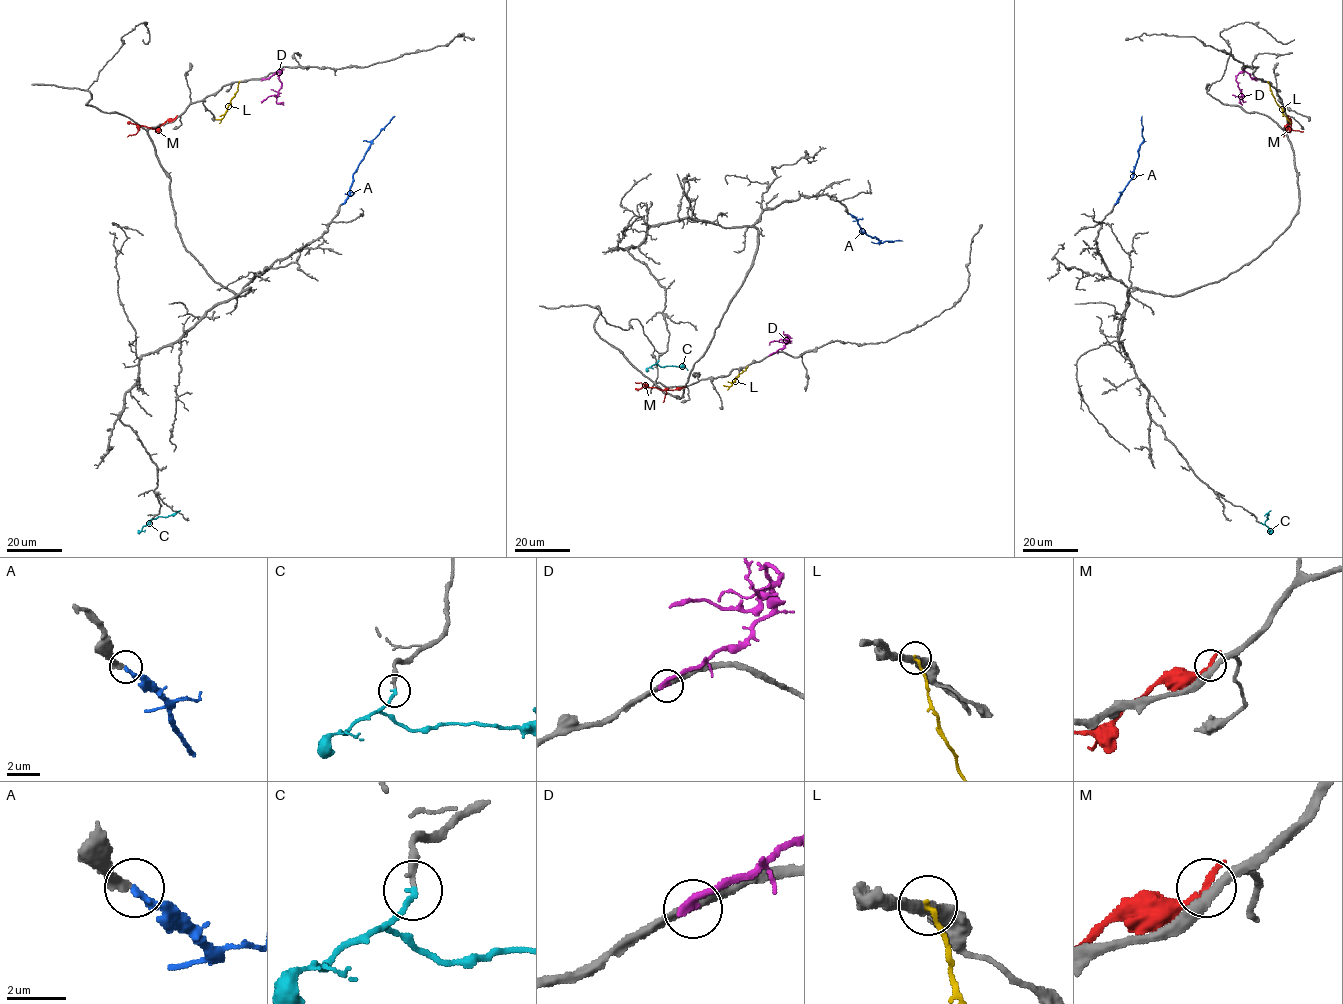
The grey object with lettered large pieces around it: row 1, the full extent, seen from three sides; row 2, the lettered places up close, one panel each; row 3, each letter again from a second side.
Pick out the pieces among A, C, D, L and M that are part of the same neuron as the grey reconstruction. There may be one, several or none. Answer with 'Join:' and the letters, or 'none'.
Join: A, C

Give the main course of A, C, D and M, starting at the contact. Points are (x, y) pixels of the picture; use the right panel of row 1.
A: (1114, 204), (1133, 175), (1138, 158), (1138, 150), (1143, 140), (1142, 116)
C: (1261, 523), (1268, 519), (1271, 510)
D: (1256, 78), (1244, 71), (1237, 76), (1242, 100), (1246, 101)
M: (1288, 118), (1291, 129), (1288, 125), (1283, 136)

